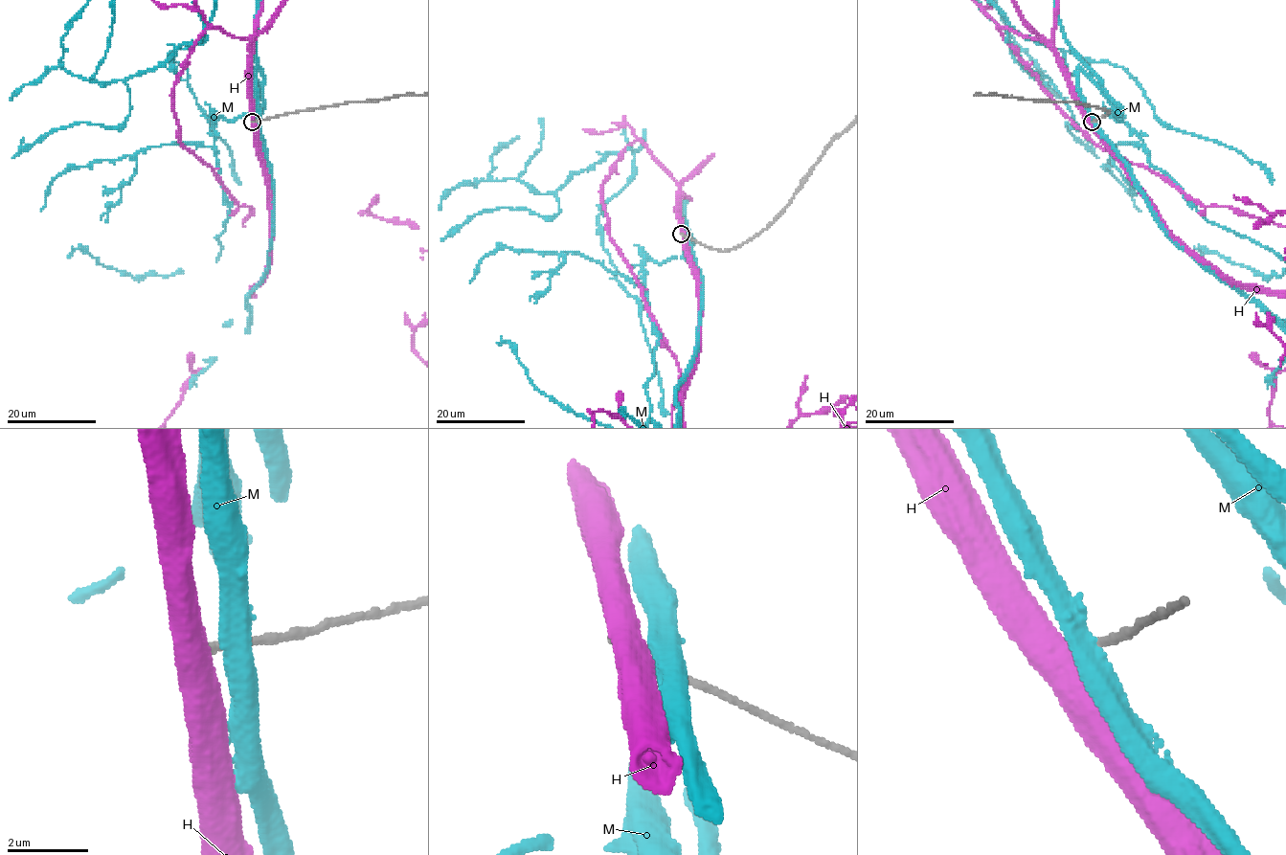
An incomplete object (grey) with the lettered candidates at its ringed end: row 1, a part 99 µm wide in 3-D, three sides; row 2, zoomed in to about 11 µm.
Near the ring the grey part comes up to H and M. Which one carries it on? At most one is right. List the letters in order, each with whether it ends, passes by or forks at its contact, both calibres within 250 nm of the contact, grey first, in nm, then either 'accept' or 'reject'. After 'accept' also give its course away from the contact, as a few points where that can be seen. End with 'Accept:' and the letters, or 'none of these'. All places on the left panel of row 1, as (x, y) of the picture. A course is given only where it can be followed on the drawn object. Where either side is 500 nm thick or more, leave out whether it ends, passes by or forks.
H: 220 nm thick on the grey side, 600 nm on the other; reject
M: 190 nm thick on the grey side, 550 nm on the other; reject
Accept: none of these

